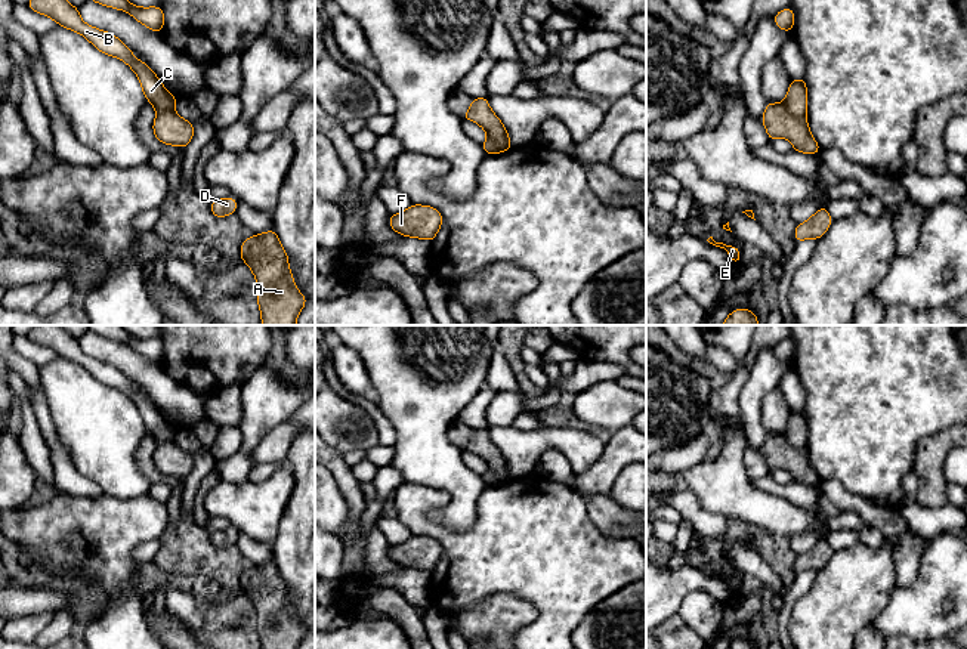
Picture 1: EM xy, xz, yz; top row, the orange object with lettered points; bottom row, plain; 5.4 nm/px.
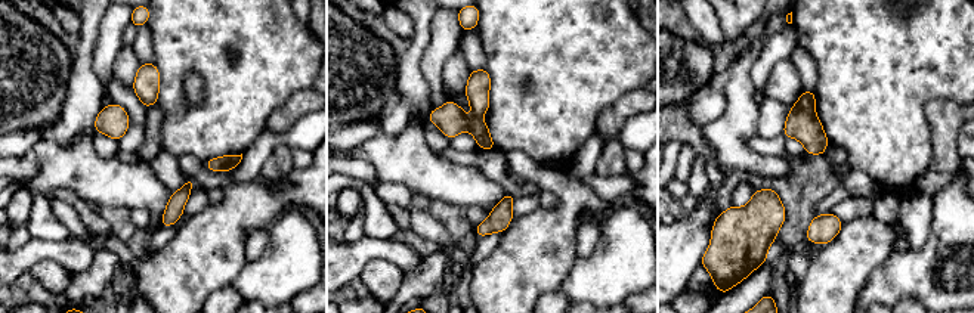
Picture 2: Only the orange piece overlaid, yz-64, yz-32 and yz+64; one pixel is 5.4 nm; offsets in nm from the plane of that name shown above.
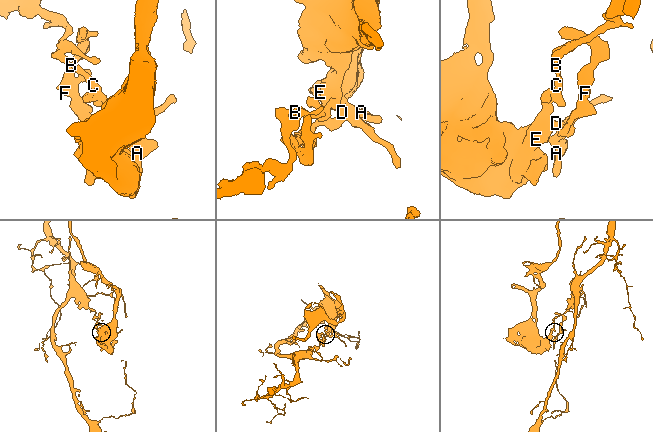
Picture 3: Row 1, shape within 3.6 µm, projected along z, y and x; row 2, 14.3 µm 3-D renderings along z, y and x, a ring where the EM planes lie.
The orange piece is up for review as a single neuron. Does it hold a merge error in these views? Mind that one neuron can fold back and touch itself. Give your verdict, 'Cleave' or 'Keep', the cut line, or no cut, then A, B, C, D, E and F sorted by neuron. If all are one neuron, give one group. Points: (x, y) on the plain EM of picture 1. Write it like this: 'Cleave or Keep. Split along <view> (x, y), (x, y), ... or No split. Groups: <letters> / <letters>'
Cleave. Split along yz (784, 433), (793, 445), (805, 448). Groups: A D E F / B C

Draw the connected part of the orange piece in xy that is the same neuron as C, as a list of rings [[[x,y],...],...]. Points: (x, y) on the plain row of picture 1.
[[[37,325],[27,337],[52,349],[59,358],[81,365],[102,384],[124,392],[136,404],[143,426],[154,436],[157,445],[174,439],[177,429],[164,420],[157,405],[145,393],[136,390],[132,381],[114,365],[84,355],[78,340],[69,336],[64,325]]]

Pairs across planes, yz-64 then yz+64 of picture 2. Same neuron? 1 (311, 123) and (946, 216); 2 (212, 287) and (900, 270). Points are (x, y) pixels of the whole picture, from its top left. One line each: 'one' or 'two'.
1: one
2: two

